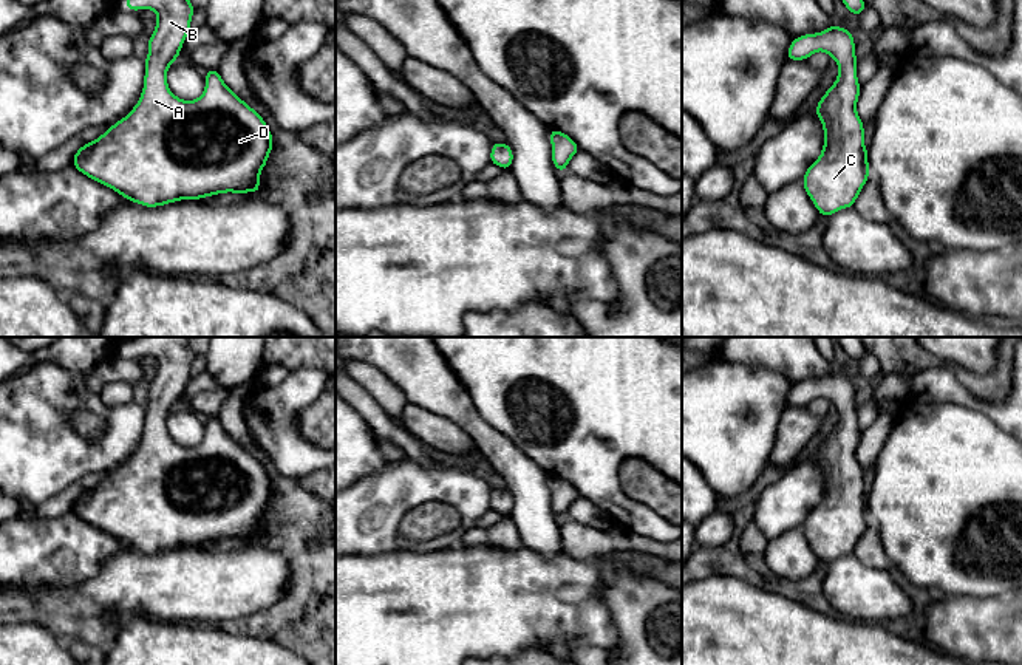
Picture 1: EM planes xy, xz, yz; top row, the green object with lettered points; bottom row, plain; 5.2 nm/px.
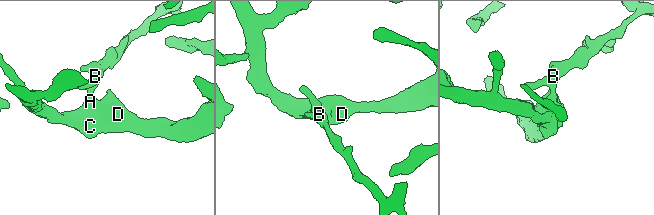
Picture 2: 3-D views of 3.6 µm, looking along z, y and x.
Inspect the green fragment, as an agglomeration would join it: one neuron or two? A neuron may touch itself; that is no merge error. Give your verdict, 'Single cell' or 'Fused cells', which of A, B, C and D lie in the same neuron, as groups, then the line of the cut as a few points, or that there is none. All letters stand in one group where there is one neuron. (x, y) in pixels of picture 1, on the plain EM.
Single cell. Groups: A B C D. No split

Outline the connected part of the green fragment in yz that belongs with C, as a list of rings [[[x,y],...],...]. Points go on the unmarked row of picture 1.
[[[835,370],[823,379],[804,380],[795,384],[787,396],[789,407],[807,407],[813,399],[826,397],[838,410],[838,425],[819,445],[815,461],[823,469],[824,492],[818,506],[806,517],[802,523],[804,537],[818,555],[821,563],[853,554],[857,543],[864,534],[870,518],[867,509],[867,493],[864,492],[864,472],[857,461],[857,447],[861,433],[857,424],[857,402],[853,379]]]

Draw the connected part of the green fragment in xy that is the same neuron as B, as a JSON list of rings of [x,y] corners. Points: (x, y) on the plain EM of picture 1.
[[[133,337],[124,353],[130,357],[153,356],[158,362],[144,407],[144,435],[125,464],[74,500],[73,512],[127,547],[145,554],[226,538],[258,540],[260,520],[274,493],[264,466],[224,430],[216,414],[206,418],[204,439],[195,447],[182,447],[167,433],[167,416],[179,404],[196,356],[187,339]]]

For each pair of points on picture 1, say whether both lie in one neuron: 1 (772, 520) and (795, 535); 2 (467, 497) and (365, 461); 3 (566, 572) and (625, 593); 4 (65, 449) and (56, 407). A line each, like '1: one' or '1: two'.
1: two
2: two
3: two
4: one

